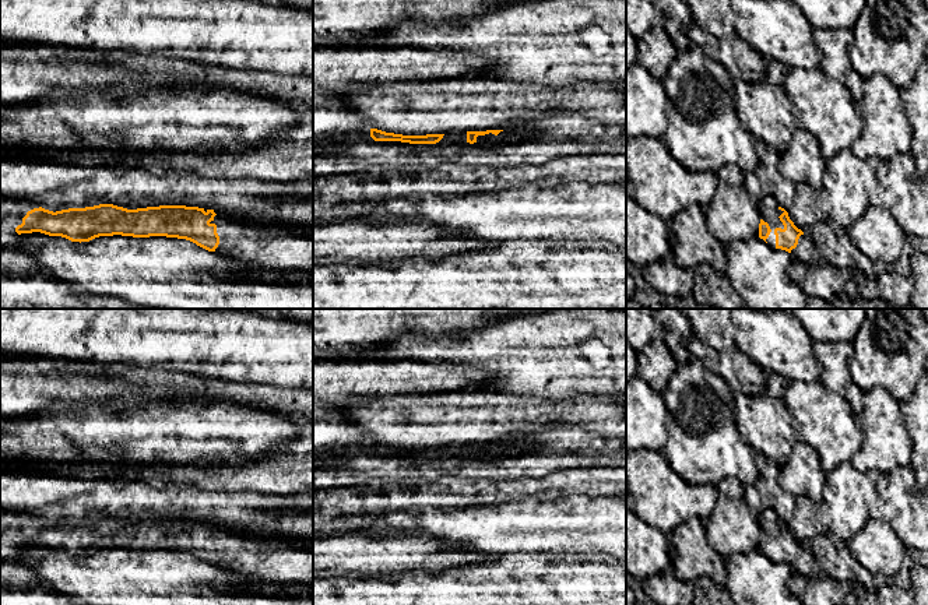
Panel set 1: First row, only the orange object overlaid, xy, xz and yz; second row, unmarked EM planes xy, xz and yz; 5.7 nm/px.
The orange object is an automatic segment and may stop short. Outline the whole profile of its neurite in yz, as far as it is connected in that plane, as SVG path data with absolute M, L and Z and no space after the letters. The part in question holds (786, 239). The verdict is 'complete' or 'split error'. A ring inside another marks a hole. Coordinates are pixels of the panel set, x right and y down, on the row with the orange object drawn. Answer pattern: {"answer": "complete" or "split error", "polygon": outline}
{"answer": "split error", "polygon": "M763 194L759 198L759 210L762 218L759 238L769 246L785 250L792 260L806 264L823 260L812 239L794 225L788 212L778 205L773 196Z"}

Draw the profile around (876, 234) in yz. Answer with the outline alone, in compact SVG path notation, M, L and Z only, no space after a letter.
M869 204L865 214L848 229L853 243L873 263L896 263L903 250L906 235L885 207Z

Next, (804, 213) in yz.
M806 183L797 184L794 203L787 212L794 225L801 231L820 221L829 219L829 217L818 208L816 194L818 191Z

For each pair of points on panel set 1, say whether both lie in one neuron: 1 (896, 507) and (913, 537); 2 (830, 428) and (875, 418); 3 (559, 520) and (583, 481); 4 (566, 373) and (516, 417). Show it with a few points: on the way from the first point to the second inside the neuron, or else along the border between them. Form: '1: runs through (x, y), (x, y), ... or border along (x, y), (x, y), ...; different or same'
1: runs through (903, 514), (913, 524), (913, 530); same
2: border along (860, 417), (864, 440), (854, 453); different
3: border along (608, 495), (542, 498); different
4: border along (506, 391), (535, 397), (572, 398); different

